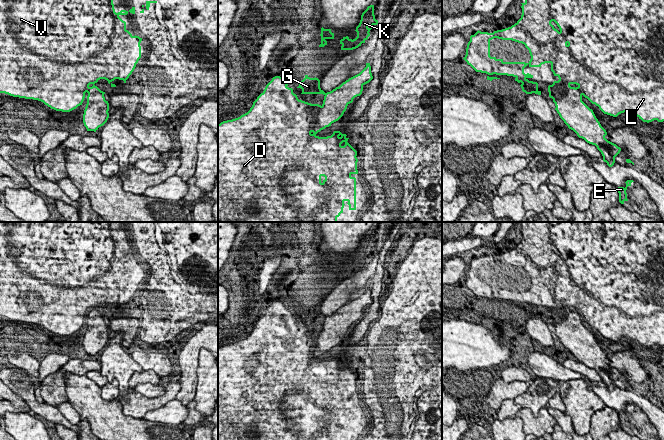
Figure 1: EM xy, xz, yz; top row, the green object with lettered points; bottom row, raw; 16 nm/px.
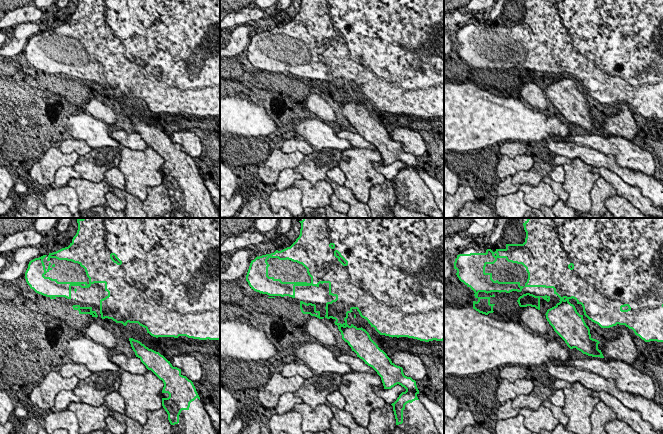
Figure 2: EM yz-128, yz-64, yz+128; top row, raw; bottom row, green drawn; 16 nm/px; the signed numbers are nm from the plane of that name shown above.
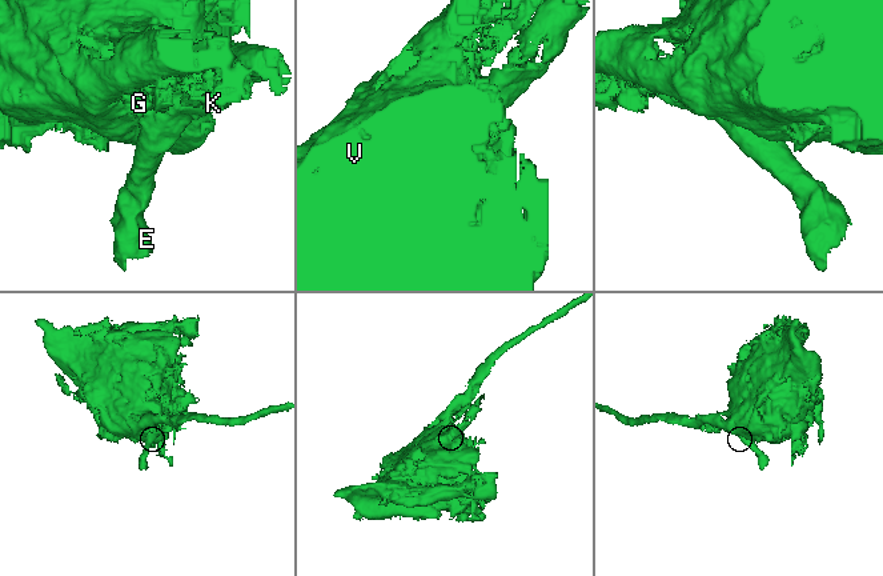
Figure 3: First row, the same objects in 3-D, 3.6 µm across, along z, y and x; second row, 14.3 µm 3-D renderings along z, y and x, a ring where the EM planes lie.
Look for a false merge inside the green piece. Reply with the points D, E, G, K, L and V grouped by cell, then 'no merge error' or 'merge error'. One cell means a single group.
D G K L V / E; merge error

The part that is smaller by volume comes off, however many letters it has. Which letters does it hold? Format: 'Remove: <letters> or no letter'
Remove: E

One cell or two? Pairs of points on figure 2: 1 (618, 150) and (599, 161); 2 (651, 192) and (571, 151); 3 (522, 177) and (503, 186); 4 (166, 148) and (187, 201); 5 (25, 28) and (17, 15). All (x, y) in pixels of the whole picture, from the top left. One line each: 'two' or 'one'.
1: two
2: one
3: two
4: one
5: two

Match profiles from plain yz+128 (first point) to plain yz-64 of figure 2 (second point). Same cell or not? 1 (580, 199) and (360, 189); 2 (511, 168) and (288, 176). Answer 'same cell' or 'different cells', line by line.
1: same cell
2: different cells

